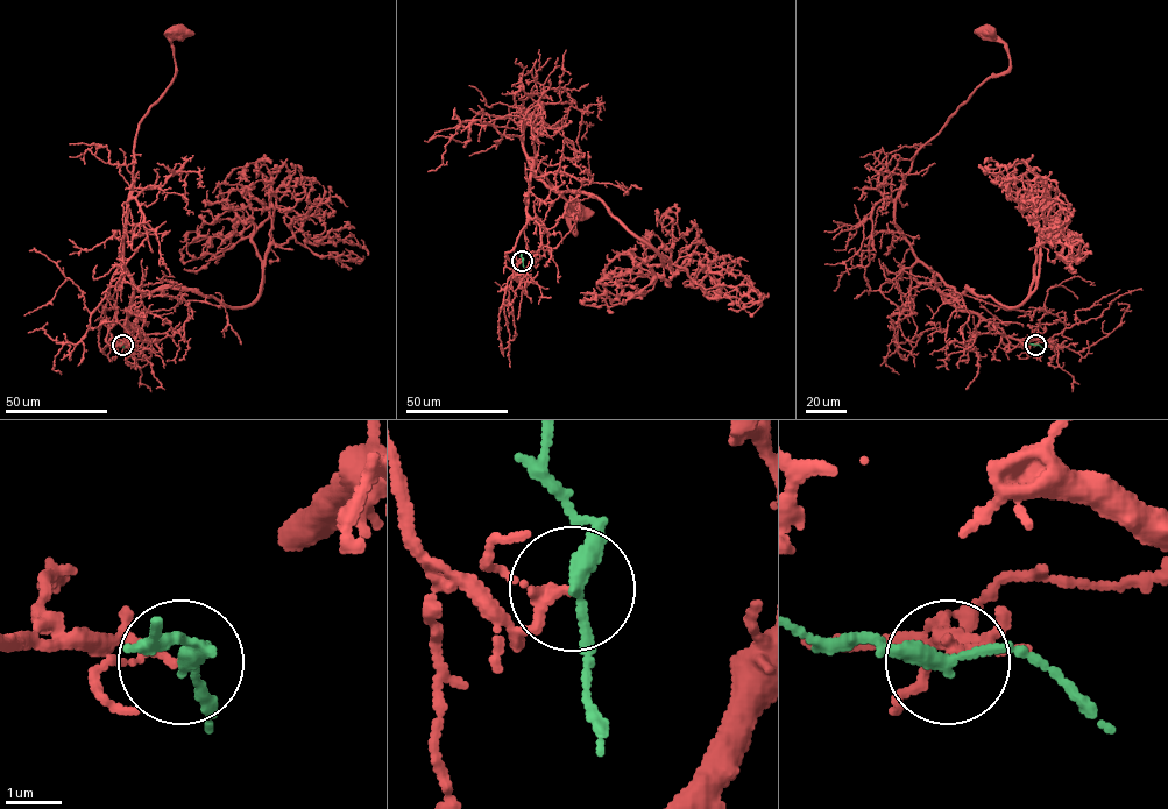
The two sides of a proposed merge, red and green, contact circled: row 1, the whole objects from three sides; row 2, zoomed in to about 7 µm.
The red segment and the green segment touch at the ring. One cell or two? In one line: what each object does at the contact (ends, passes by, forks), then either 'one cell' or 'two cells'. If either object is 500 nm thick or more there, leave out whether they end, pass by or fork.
red passes by | green passes by | one cell

